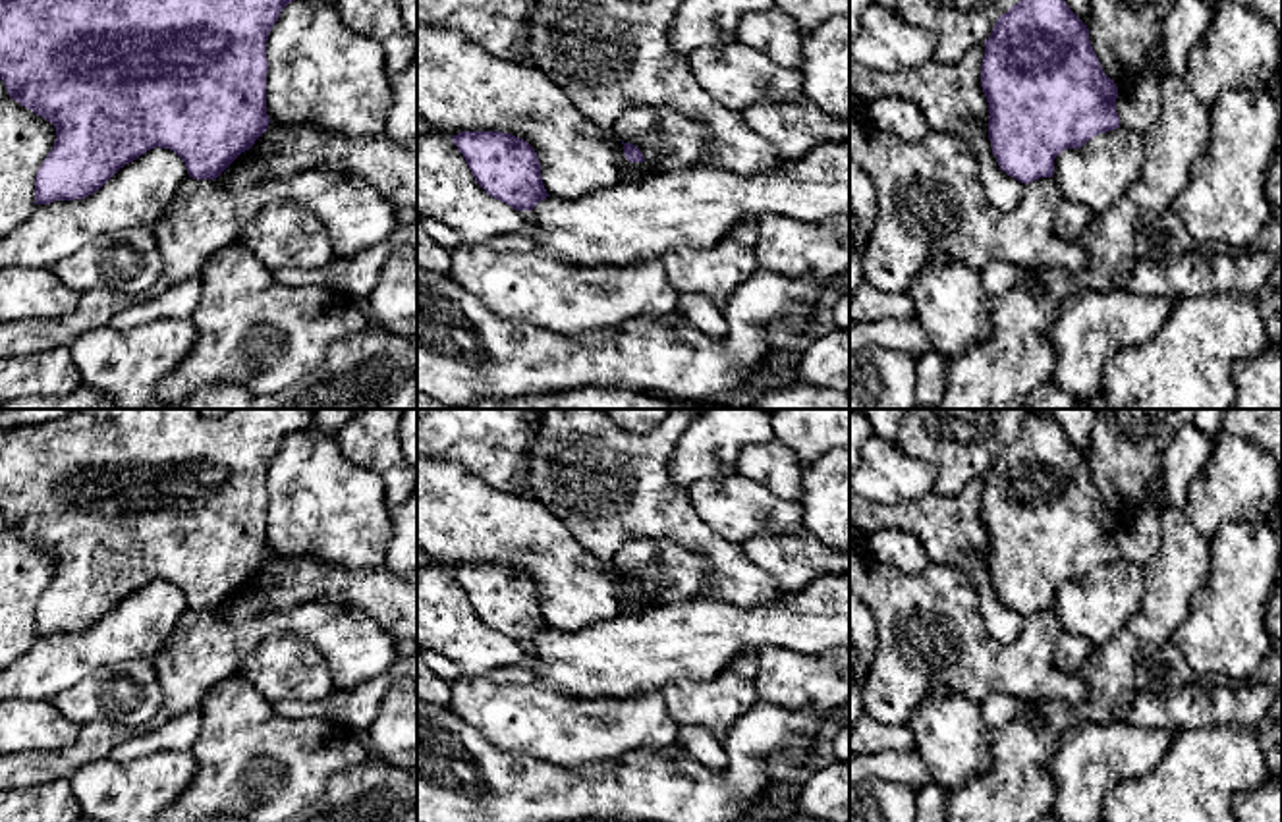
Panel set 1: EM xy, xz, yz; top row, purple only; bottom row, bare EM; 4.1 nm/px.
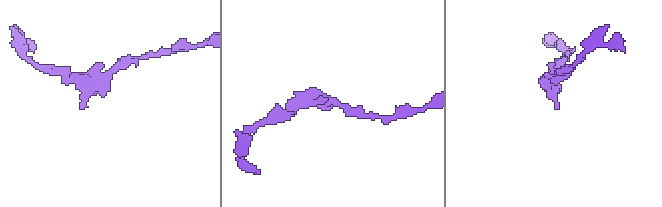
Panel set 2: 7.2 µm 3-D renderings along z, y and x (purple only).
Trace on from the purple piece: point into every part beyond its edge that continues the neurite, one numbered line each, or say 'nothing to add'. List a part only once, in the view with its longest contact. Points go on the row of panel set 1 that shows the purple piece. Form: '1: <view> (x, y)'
nothing to add

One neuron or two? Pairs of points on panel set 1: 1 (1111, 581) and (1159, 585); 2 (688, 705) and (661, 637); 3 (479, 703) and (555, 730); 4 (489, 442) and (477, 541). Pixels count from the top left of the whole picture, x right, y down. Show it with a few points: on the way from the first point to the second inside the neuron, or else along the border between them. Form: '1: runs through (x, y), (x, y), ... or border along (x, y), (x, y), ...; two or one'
1: border along (1142, 568), (1143, 599), (1128, 626); two
2: border along (723, 670), (709, 680), (672, 680), (659, 691); two
3: runs through (499, 711), (535, 720); one
4: border along (445, 460), (462, 464), (495, 489), (528, 494); two

